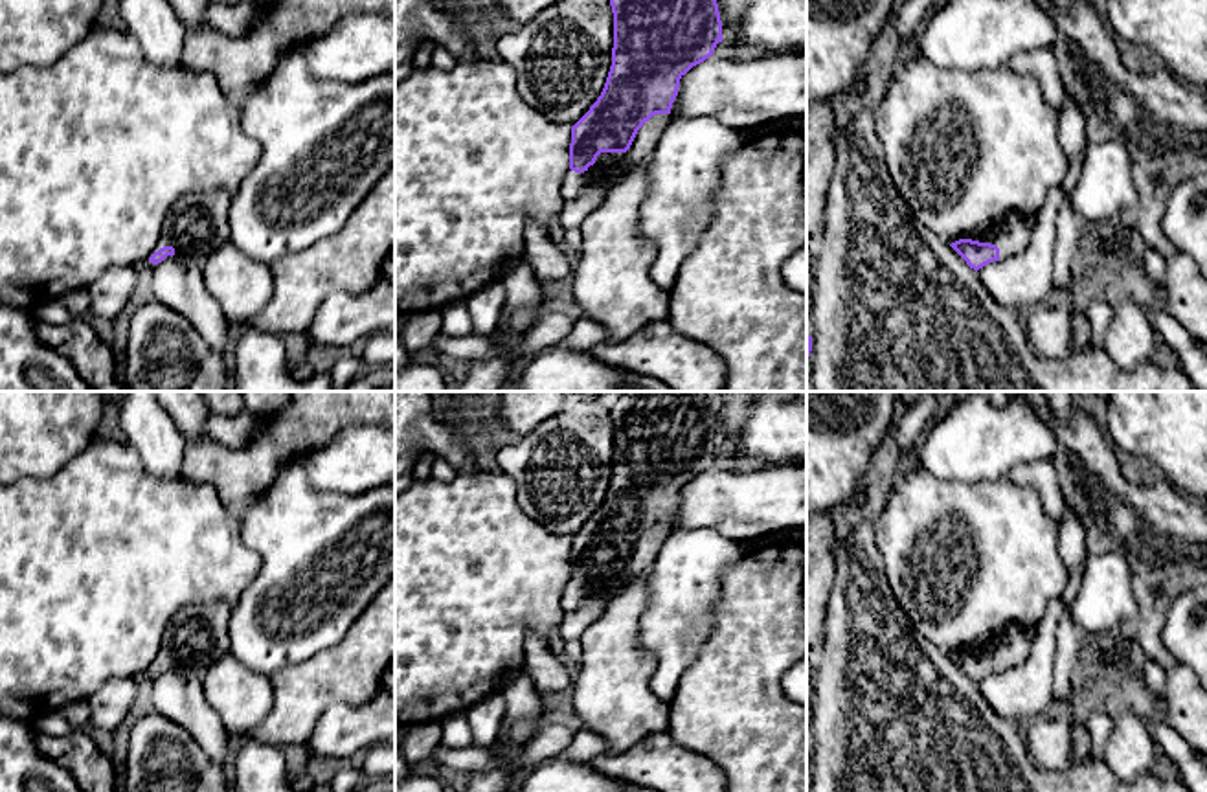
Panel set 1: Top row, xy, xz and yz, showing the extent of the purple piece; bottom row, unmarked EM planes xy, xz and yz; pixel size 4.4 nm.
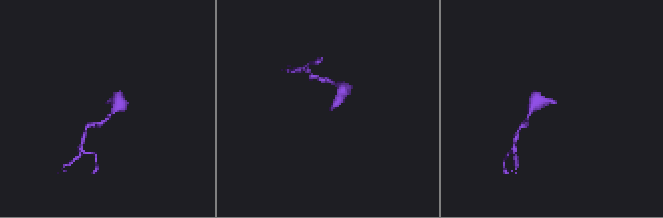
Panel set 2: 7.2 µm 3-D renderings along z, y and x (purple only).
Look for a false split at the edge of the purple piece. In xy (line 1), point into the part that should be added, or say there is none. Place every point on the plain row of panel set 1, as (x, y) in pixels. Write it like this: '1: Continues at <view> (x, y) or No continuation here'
1: Continues at xy (197, 636)

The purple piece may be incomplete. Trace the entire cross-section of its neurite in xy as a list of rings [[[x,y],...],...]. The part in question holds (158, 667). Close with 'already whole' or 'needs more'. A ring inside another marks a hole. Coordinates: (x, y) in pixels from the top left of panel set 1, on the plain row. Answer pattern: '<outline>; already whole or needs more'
[[[226,603],[187,606],[169,623],[149,673],[158,676],[173,667],[187,667],[204,674],[228,652],[230,606]]]; needs more

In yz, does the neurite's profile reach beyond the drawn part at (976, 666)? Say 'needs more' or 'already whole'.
needs more

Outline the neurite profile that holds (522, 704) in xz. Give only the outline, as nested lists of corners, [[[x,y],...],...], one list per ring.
[[[520,674],[514,682],[500,691],[505,698],[505,713],[502,718],[502,730],[507,730],[518,722],[546,722],[549,720],[544,698],[540,698],[527,674]]]

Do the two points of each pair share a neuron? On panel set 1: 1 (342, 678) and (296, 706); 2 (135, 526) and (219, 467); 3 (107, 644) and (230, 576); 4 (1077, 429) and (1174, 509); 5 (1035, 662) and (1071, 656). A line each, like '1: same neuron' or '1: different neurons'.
1: same neuron
2: different neurons
3: same neuron
4: same neuron
5: different neurons

